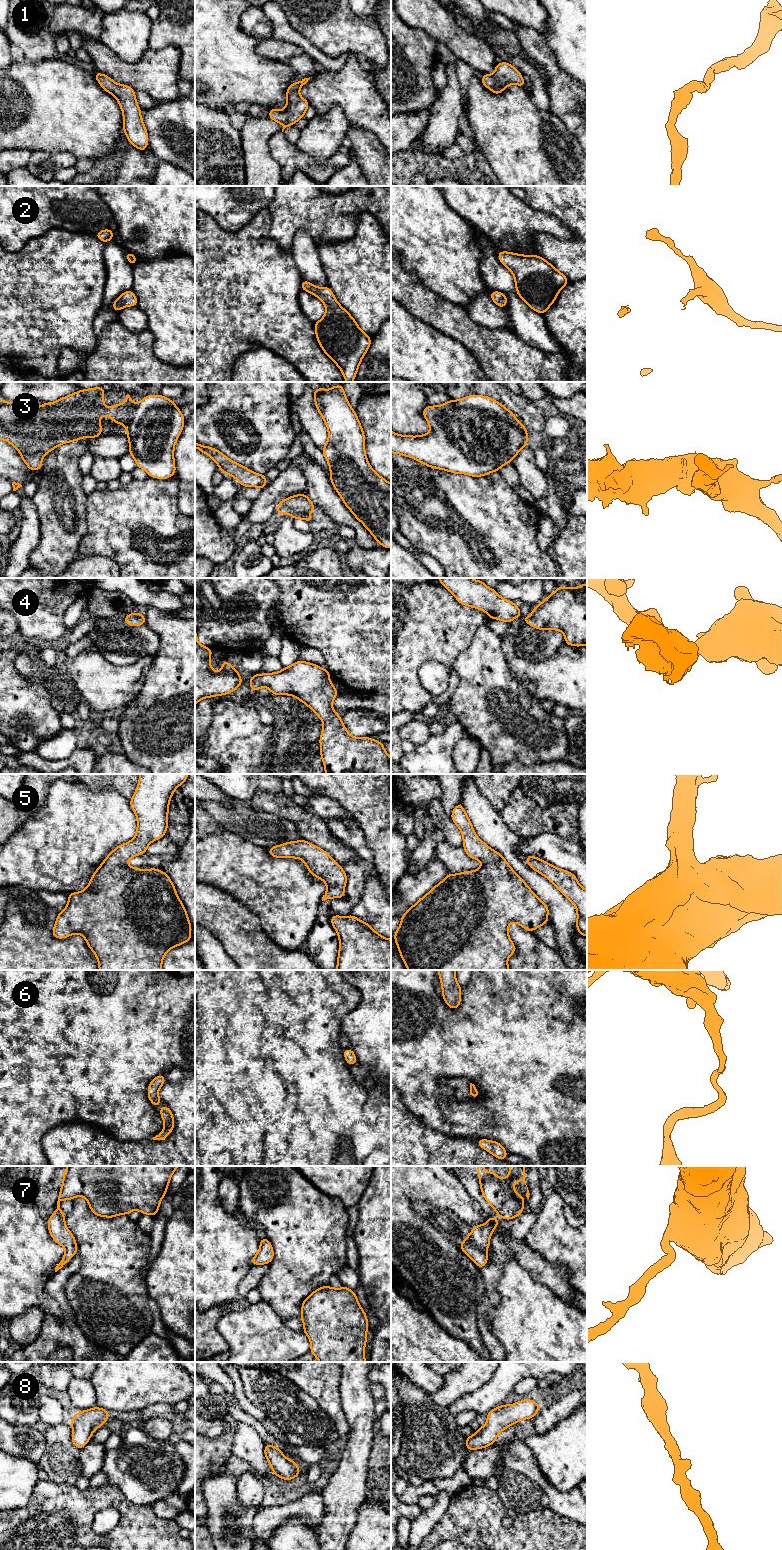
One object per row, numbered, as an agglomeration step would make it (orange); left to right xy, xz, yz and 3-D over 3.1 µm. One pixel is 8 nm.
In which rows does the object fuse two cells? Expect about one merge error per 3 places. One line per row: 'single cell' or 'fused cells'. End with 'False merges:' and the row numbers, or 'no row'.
1: single cell
2: single cell
3: single cell
4: single cell
5: single cell
6: single cell
7: single cell
8: single cell
False merges: no row

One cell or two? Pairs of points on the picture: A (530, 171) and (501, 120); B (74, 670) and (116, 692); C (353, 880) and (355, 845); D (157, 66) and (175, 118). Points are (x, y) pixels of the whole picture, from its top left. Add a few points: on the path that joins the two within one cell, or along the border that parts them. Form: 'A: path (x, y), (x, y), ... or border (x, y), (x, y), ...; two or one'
A: path (530, 158), (530, 151), (513, 133); one
B: path (84, 670), (87, 670), (106, 687); one
C: path (358, 871), (367, 860), (363, 854); one
D: border (181, 96), (173, 100), (154, 104); two

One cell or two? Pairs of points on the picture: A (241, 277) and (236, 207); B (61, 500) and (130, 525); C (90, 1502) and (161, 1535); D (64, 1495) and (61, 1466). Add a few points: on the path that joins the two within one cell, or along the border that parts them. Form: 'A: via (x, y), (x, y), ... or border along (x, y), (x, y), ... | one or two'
A: border along (256, 214), (234, 231), (226, 231), (216, 223) | two
B: border along (87, 494), (86, 533) | two
C: via (108, 1501), (118, 1501), (143, 1526) | one
D: border along (48, 1478), (58, 1483), (68, 1483), (75, 1486) | two

